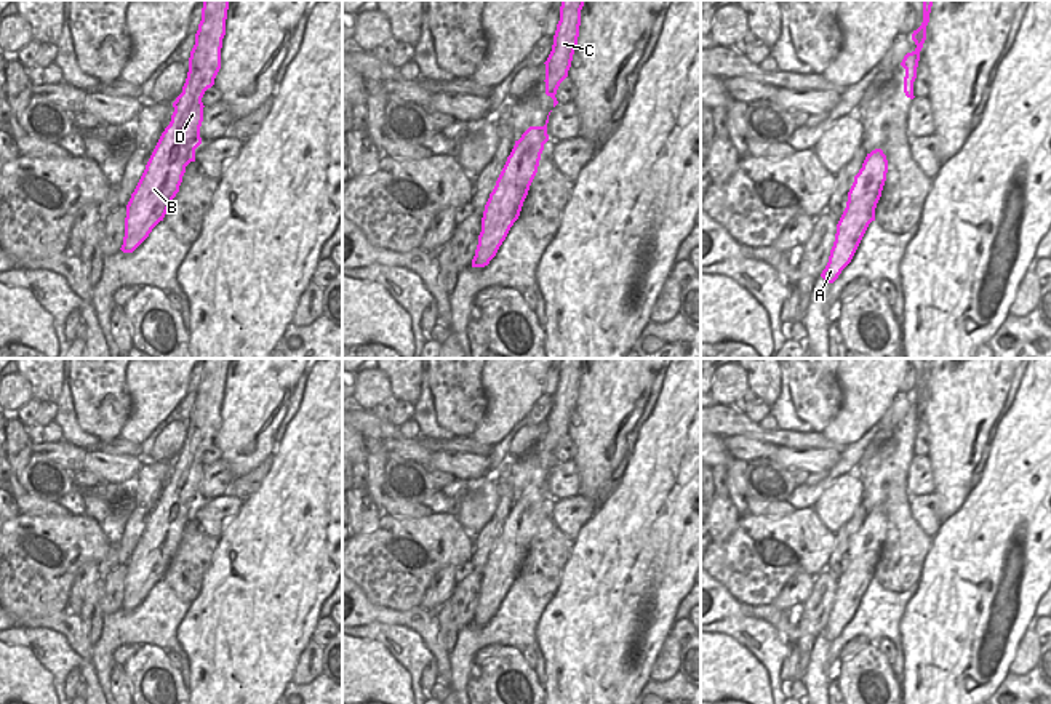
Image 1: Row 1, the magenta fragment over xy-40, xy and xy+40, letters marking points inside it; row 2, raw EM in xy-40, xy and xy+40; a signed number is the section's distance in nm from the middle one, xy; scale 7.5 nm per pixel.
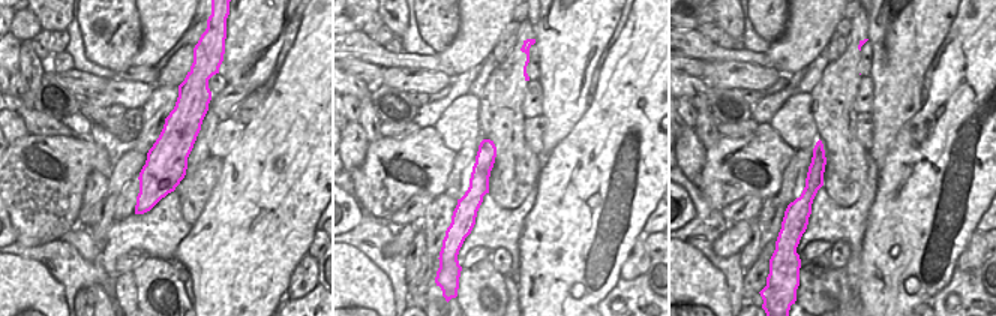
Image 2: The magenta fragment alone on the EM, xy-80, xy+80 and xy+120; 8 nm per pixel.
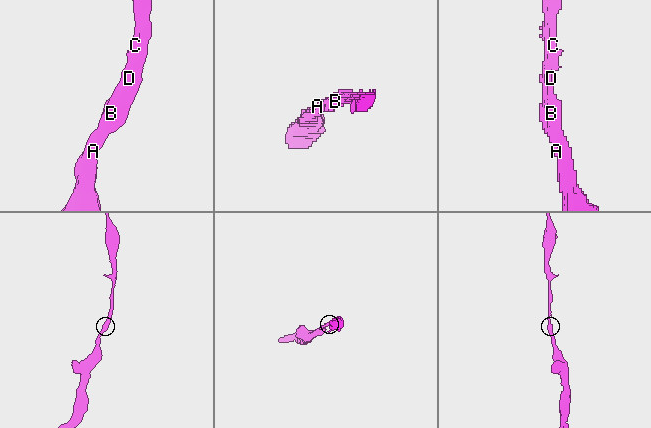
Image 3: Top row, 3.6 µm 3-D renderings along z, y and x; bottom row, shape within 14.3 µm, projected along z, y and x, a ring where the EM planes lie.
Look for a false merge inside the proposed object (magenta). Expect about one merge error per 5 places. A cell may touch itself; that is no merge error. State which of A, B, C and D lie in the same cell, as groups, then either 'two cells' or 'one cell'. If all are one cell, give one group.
A B C D; one cell

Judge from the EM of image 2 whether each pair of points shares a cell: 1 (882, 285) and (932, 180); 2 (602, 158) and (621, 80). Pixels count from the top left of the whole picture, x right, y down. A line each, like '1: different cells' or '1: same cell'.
1: same cell
2: same cell

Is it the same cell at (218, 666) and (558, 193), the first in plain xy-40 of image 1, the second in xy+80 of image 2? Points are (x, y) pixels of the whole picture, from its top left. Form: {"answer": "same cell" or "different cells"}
{"answer": "same cell"}

